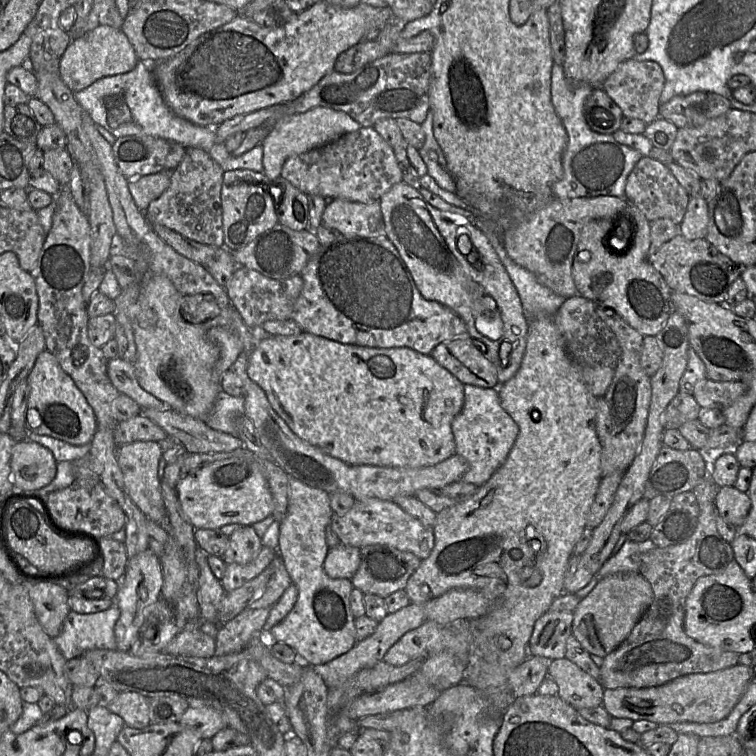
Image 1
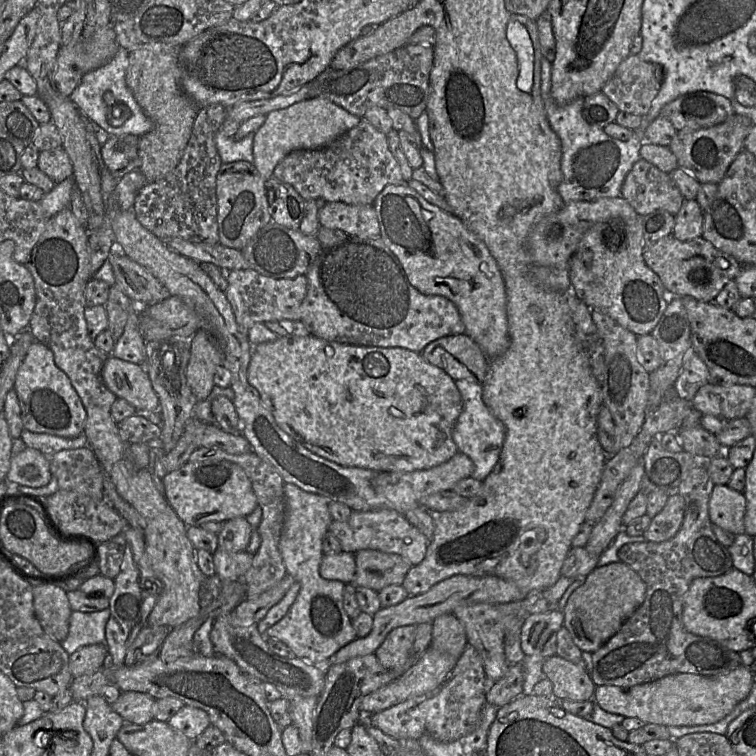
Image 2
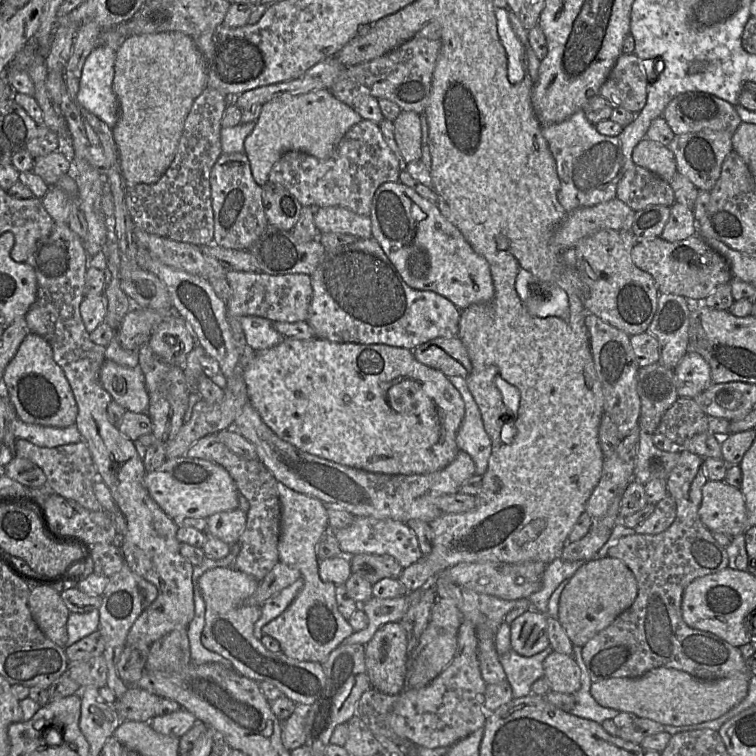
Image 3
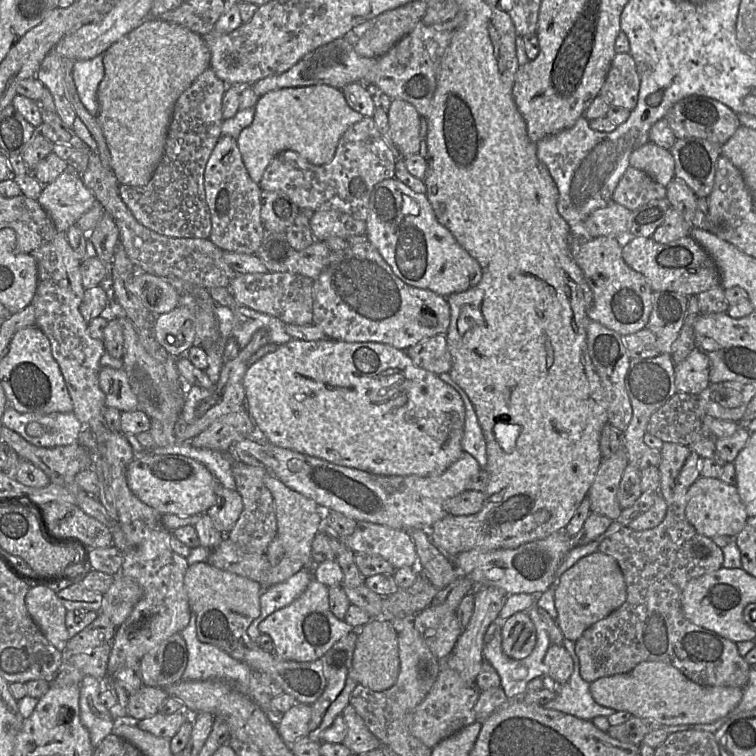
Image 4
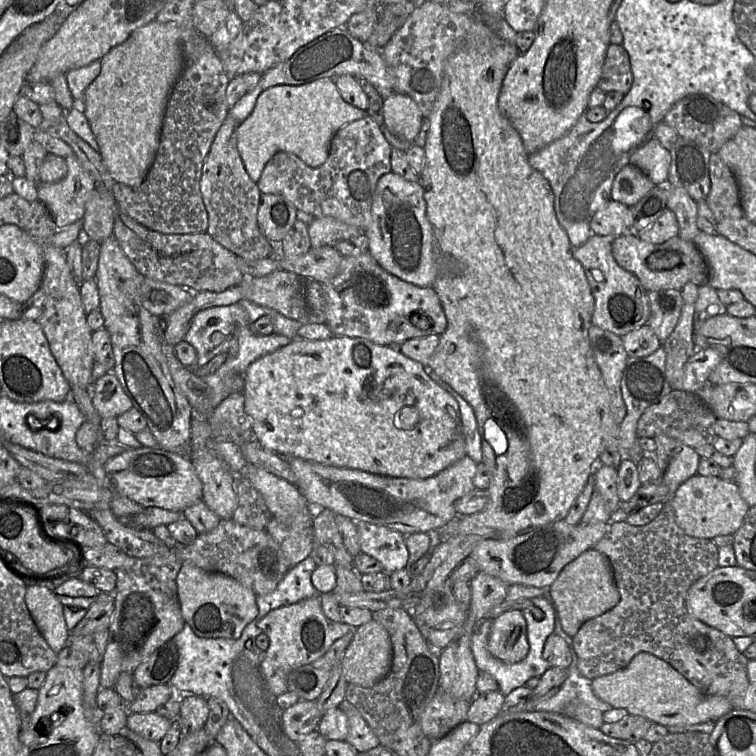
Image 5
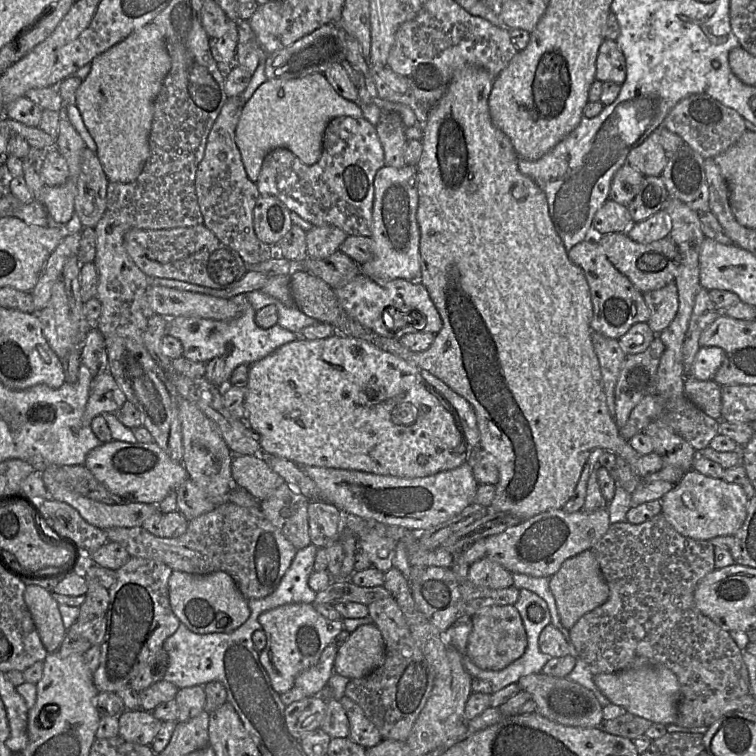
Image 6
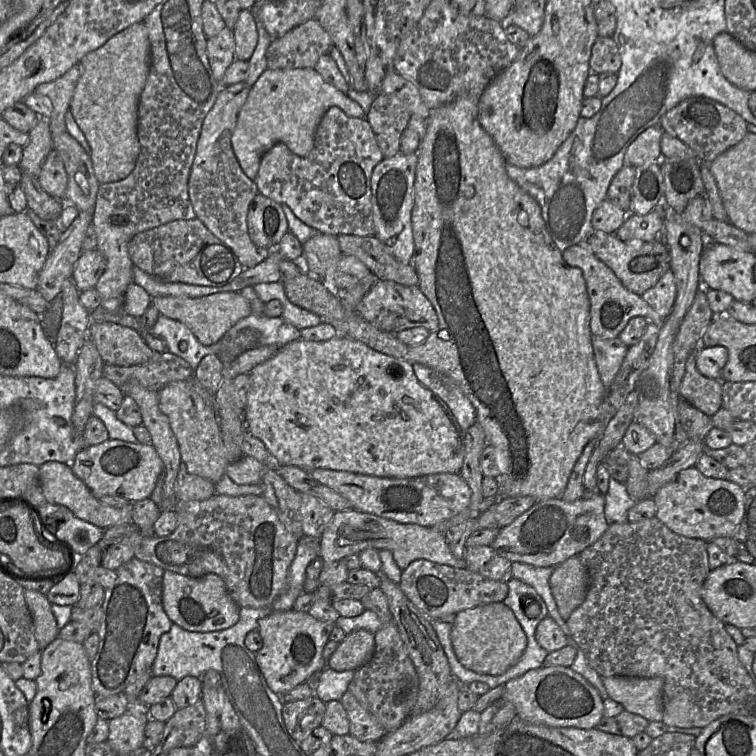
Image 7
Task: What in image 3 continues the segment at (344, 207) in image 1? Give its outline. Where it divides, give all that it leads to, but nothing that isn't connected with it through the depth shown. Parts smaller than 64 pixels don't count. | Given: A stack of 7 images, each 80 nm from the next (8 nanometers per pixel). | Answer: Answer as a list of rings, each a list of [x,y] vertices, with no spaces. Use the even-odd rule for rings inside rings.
[[[322,207],[314,215],[314,223],[319,234],[351,234],[358,239],[372,238],[369,216],[356,214],[342,207]]]

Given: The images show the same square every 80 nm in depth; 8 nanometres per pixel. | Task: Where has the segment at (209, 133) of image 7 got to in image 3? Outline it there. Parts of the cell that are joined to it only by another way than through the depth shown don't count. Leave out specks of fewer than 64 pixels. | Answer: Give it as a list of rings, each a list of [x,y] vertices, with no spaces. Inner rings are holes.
[[[222,153],[210,173],[212,208],[214,212],[213,242],[221,247],[248,250],[268,225],[263,205],[263,187],[253,178],[245,153]]]

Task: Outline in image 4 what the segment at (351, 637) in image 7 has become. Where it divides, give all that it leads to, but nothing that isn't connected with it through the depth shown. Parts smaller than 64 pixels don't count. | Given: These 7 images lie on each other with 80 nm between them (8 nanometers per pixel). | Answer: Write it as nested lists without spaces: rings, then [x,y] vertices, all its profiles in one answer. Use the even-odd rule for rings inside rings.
[[[371,619],[357,633],[352,660],[352,678],[373,691],[384,691],[397,681],[400,670],[398,638],[389,620]]]

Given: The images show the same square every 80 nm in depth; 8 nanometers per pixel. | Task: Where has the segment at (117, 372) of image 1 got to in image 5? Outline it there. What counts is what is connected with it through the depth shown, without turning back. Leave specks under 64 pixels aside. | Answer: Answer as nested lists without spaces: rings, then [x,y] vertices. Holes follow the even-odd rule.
[[[113,372],[104,374],[94,382],[92,403],[102,418],[118,417],[133,408],[130,398]]]

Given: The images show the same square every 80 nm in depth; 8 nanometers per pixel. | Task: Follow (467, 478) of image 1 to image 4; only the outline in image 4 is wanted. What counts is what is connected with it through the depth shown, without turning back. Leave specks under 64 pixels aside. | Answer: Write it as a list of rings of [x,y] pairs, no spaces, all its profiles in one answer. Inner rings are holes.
[[[448,373],[439,374],[438,377],[455,389],[464,403],[465,423],[461,441],[464,453],[473,456],[478,462],[480,468],[485,469],[487,465],[486,442],[473,404],[469,400],[465,391],[452,380]]]

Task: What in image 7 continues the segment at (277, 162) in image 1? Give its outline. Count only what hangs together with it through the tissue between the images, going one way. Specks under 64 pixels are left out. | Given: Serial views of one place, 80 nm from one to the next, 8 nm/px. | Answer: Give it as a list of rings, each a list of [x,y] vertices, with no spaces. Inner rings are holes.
[[[267,68],[251,87],[247,100],[238,114],[237,124],[231,138],[233,152],[245,175],[255,182],[262,156],[277,143],[285,144],[297,156],[307,156],[314,147],[316,129],[322,117],[333,106],[340,108],[348,116],[365,118],[364,111],[358,103],[335,86],[328,84],[314,69]]]

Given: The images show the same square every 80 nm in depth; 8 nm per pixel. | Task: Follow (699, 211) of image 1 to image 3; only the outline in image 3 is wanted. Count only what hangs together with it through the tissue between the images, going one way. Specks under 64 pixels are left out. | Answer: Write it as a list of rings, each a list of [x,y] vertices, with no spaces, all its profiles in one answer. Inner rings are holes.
[[[675,202],[670,207],[670,216],[660,237],[669,242],[676,242],[697,235],[697,233],[698,223],[694,218],[694,211]]]

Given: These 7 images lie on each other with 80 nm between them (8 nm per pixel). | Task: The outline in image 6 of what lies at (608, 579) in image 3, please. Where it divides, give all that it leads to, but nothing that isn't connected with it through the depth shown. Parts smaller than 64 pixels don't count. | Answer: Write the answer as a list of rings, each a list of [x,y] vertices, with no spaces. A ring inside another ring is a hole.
[[[591,550],[565,560],[560,569],[549,578],[549,588],[555,598],[560,621],[567,630],[584,614],[601,606],[609,598],[609,587]]]

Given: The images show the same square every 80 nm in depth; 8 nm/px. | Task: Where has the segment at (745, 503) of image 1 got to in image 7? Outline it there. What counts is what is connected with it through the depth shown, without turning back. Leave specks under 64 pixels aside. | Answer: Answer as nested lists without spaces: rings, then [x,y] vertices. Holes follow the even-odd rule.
[[[696,467],[680,471],[672,482],[661,487],[652,497],[657,517],[676,534],[702,539],[732,537],[744,515],[745,489],[725,479],[704,476]]]

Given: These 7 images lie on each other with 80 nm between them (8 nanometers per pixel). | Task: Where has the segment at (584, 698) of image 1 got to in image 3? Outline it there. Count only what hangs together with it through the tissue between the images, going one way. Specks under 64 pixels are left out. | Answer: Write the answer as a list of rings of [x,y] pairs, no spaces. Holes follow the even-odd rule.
[[[552,651],[543,661],[544,677],[552,691],[574,695],[581,686],[581,671],[572,656]]]

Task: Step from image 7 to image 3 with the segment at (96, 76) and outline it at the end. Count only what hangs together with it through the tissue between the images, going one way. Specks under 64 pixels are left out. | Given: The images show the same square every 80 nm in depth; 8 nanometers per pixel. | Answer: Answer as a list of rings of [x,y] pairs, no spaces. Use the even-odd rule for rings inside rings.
[[[177,31],[130,35],[117,49],[113,91],[119,103],[119,118],[112,127],[118,159],[126,185],[157,182],[171,165],[193,102],[207,87],[203,54],[193,37]]]

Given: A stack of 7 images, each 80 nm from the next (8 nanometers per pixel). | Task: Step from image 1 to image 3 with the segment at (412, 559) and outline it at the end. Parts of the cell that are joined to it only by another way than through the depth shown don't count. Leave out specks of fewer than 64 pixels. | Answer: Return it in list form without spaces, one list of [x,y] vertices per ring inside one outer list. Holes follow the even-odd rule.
[[[357,554],[349,557],[352,573],[374,585],[384,578],[399,579],[404,568],[389,555]]]

